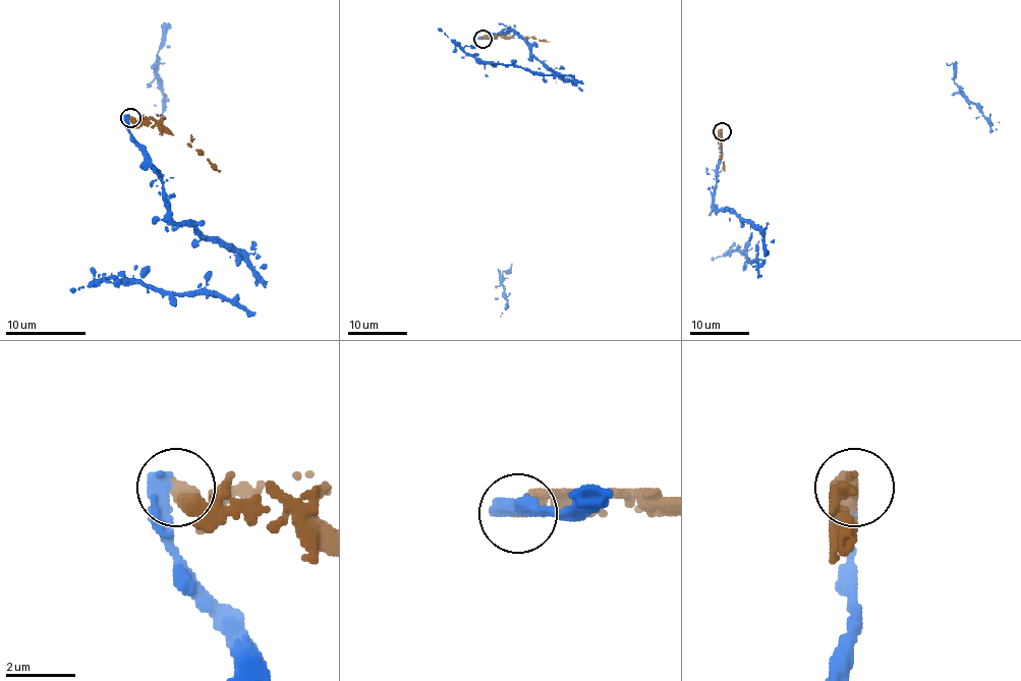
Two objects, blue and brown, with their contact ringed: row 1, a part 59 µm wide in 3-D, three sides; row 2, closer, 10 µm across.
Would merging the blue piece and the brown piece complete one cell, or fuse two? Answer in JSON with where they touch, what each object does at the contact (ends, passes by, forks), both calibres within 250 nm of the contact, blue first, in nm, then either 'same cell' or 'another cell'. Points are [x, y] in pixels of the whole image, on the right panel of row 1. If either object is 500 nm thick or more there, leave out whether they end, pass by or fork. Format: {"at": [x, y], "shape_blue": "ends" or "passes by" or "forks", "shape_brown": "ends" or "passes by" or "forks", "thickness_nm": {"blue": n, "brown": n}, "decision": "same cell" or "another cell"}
{"at": [722, 131], "thickness_nm": {"blue": 550, "brown": 420}, "decision": "another cell"}

